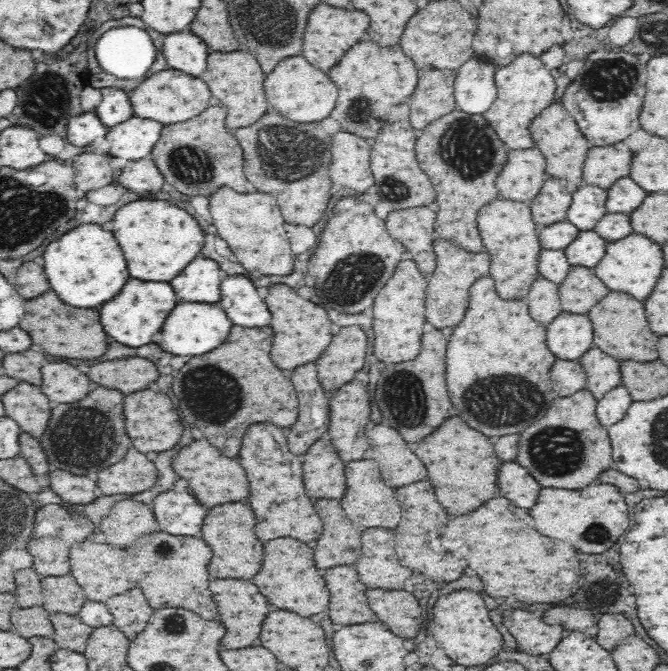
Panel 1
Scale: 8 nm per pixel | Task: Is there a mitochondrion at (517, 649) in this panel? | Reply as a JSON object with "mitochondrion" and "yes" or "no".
{"mitochondrion":"no"}

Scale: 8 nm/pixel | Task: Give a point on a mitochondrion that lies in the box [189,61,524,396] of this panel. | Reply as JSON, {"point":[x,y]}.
{"point":[286,153]}

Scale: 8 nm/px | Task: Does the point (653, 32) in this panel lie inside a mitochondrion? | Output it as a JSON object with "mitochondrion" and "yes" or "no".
{"mitochondrion":"yes"}

